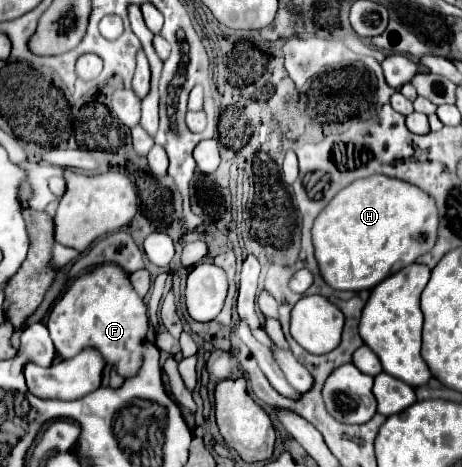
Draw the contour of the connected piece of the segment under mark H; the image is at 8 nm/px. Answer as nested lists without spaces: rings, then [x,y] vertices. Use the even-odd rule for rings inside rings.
[[[369,176],[355,180],[331,200],[315,218],[311,234],[319,272],[333,290],[371,290],[399,266],[413,264],[417,256],[433,248],[437,238],[437,208],[433,200],[429,200],[429,196],[425,196],[425,192],[413,184],[389,176]]]

